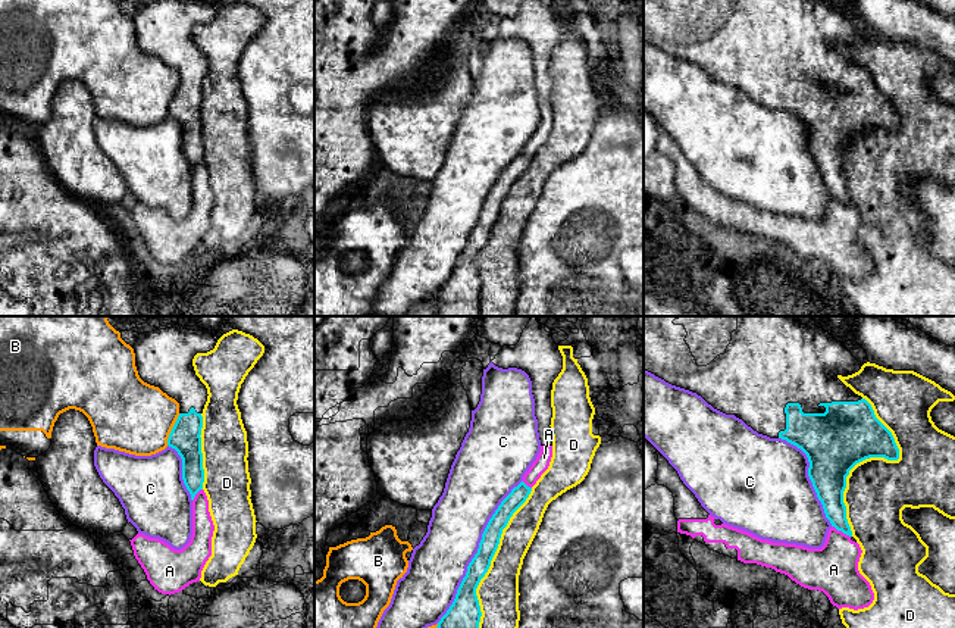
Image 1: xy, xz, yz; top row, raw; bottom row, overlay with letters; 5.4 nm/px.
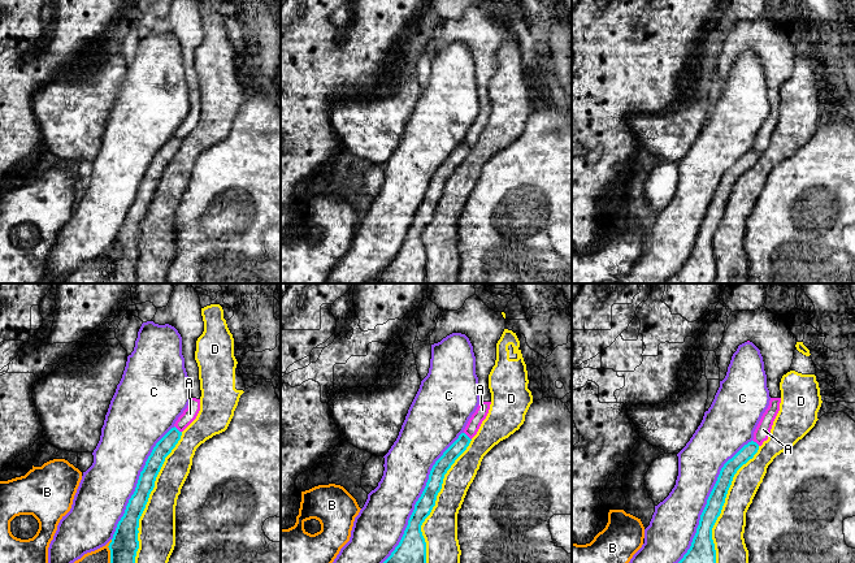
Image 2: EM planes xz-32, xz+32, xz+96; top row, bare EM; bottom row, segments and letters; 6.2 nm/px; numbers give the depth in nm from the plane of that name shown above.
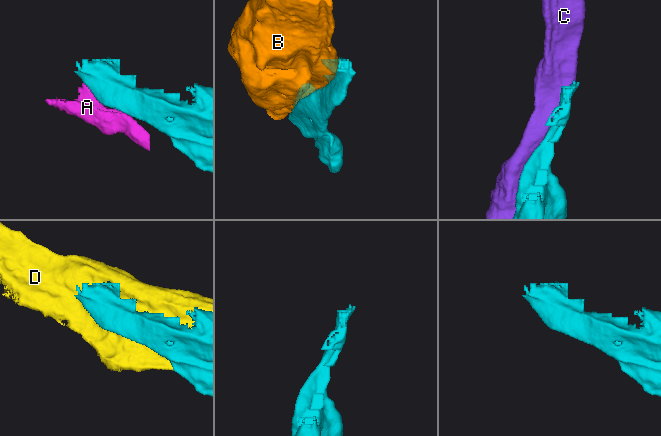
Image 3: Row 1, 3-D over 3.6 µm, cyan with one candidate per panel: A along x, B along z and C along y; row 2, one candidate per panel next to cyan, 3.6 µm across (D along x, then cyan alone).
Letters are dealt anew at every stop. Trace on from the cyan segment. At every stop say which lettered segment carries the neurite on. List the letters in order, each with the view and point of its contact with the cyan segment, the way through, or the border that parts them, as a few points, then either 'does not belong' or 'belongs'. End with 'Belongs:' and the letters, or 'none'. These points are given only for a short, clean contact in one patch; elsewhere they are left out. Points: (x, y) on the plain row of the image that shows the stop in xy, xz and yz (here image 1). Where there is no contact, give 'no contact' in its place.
A: contact yz (841, 200); does not belong
B: contact xy (172, 100); does not belong
C: contact xz (478, 222); does not belong
D: contact yz (871, 127); does not belong
Belongs: none

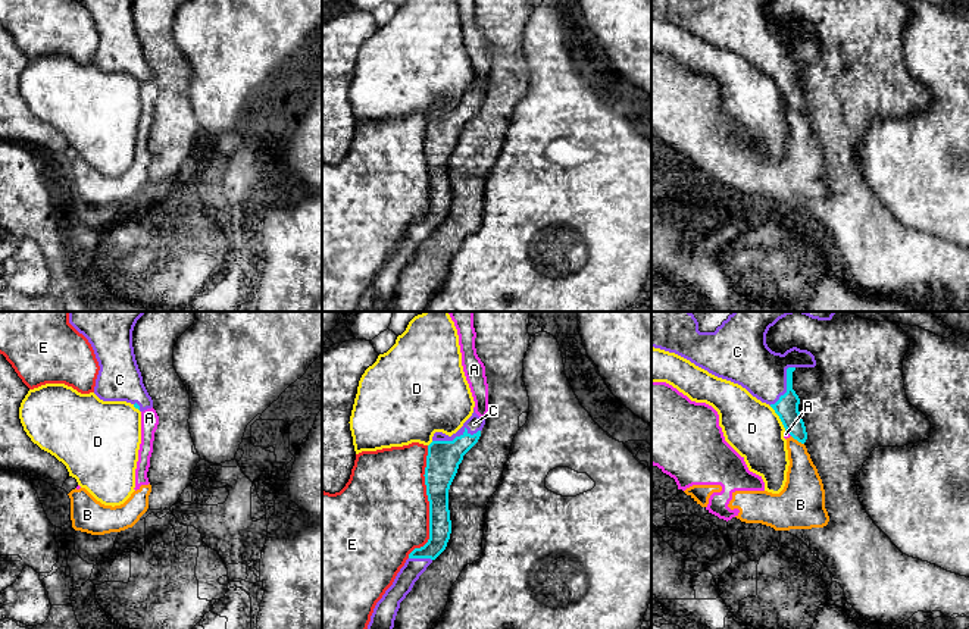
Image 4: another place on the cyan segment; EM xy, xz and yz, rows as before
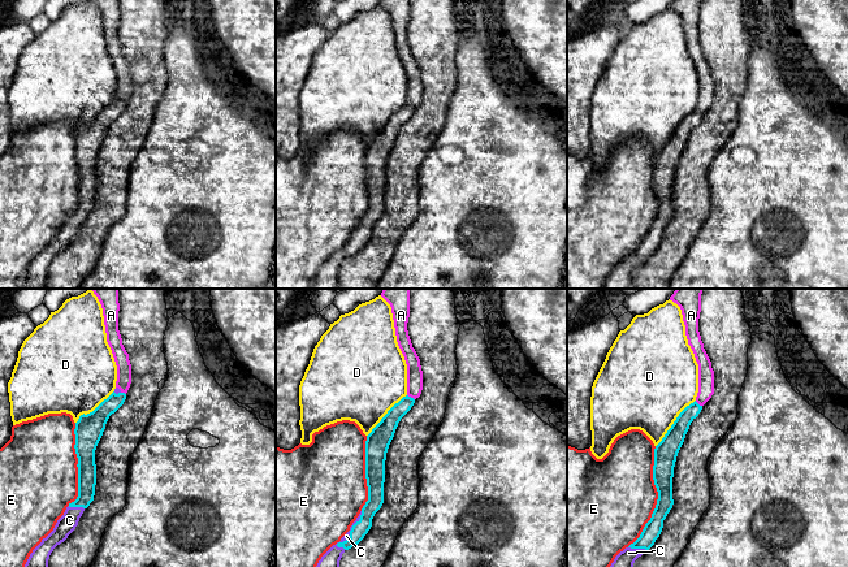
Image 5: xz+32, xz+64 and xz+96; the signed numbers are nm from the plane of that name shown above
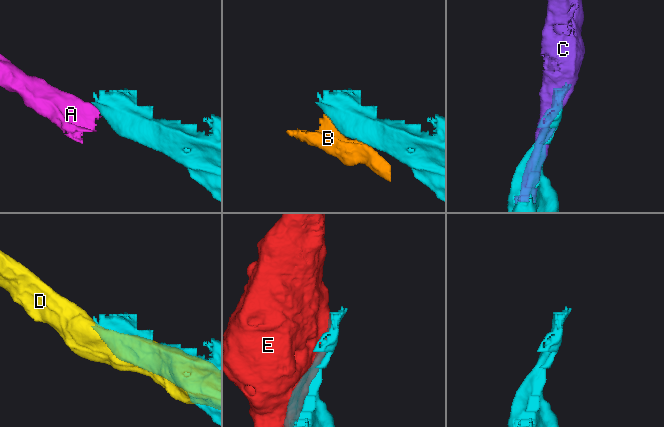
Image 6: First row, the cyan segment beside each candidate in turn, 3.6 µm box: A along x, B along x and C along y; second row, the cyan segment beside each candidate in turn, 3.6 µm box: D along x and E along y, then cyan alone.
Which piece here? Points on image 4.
A: contact yz (788, 103); border yz (785, 100), (791, 106); does not belong
B: contact yz (797, 110); does not belong
C: contact xz (456, 108); belongs
D: contact yz (780, 88); does not belong
E: contact xz (430, 175); does not belong
Belongs: C

